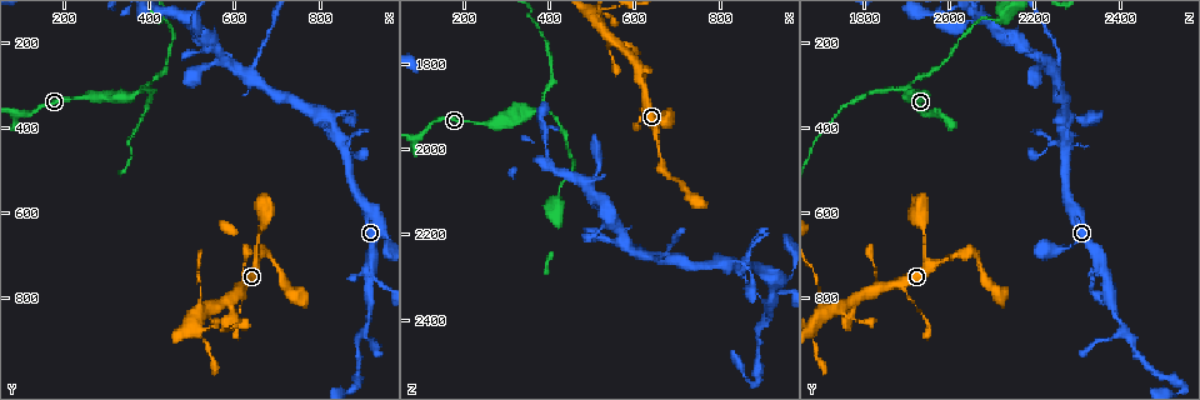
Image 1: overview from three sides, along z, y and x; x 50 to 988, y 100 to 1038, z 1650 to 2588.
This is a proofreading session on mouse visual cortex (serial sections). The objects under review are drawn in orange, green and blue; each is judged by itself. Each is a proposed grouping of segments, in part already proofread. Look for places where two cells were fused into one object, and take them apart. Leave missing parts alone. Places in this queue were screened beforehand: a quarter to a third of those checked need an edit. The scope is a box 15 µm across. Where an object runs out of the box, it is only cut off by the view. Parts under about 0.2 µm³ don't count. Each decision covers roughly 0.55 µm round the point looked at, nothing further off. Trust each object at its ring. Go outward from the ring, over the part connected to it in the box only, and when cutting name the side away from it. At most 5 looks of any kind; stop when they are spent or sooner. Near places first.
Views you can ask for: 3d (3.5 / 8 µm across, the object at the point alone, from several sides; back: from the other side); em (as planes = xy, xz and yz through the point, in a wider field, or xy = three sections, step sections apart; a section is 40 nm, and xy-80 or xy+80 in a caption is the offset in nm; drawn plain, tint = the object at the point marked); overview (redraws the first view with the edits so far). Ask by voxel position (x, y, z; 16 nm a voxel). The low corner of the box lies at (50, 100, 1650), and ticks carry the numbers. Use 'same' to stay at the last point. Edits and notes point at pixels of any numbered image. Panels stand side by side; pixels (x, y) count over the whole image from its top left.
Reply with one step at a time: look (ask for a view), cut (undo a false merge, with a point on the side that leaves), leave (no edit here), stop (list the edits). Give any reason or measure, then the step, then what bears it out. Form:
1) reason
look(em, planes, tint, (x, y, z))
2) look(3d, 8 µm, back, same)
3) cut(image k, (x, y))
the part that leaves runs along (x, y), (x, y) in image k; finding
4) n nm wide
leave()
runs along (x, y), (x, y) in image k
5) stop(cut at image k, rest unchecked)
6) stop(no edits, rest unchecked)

three-way junction
look(3d, 3.5 µm, (380, 305, 1900))

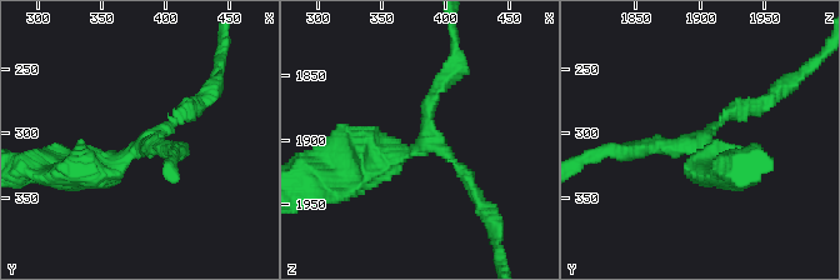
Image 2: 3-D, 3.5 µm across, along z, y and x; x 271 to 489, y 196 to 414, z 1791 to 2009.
3 arms; arms of 150, 200, 450 nm; shape alone is not enough
look(em, planes, tint, (382, 308, 1902))

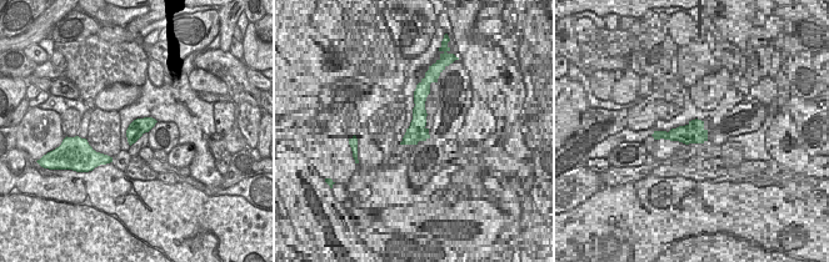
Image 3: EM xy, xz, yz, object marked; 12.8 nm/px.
leave()
runs along (73, 175), (119, 163), (191, 105) in image 2; continuous, no second cell

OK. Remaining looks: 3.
side arm on a straight run
look(3d, 3.5 µm, (640, 285, 2255))

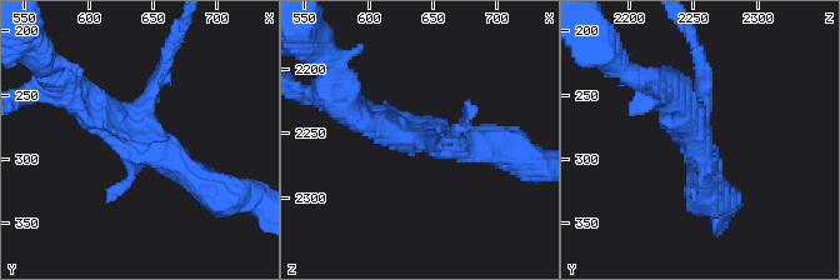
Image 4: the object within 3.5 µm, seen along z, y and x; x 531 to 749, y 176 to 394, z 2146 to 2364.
leave()
runs along (204, 185), (70, 93) in image 4; all the same cell

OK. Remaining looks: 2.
stop(no edits, rest unchecked)

